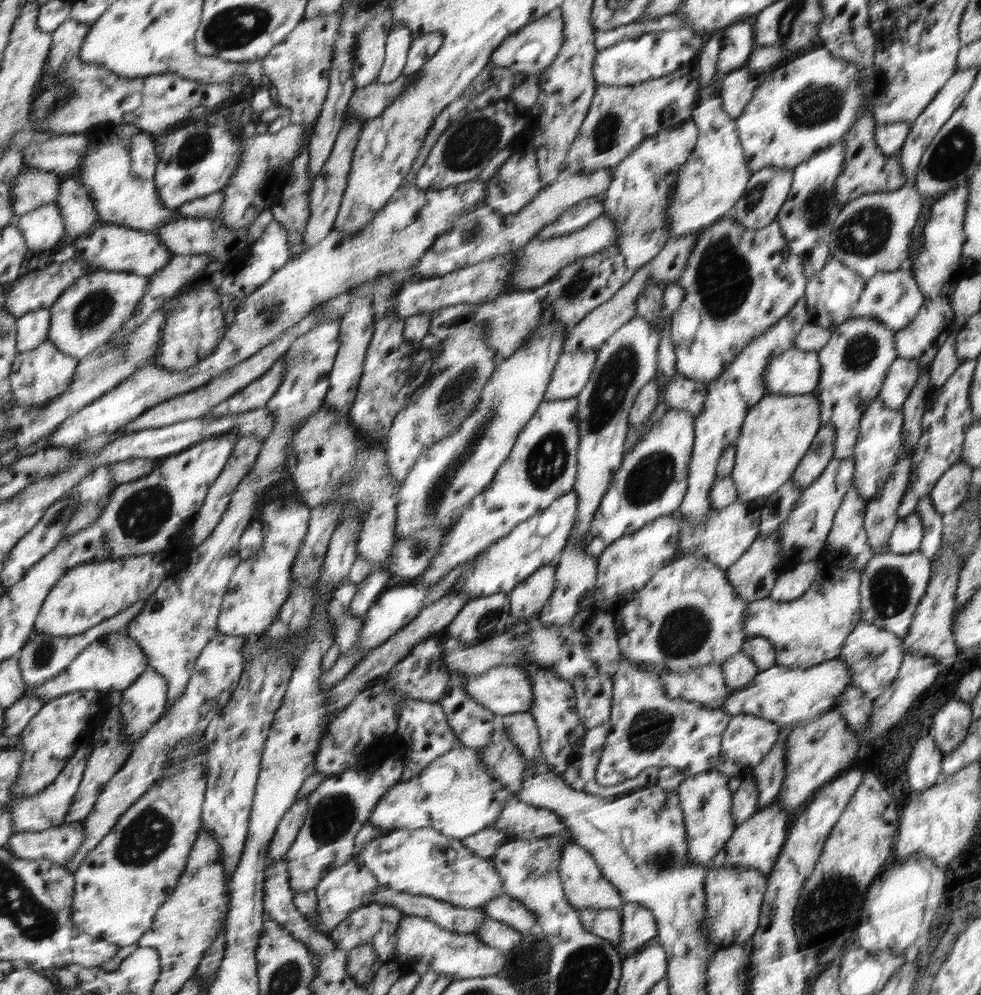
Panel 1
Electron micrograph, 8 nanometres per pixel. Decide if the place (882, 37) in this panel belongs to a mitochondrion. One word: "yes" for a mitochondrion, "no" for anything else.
no

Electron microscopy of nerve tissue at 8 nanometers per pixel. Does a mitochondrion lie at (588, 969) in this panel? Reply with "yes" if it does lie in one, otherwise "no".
yes

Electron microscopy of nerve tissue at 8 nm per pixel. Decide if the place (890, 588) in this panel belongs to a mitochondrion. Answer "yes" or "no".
yes

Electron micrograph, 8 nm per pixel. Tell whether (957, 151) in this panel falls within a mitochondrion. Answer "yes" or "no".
yes

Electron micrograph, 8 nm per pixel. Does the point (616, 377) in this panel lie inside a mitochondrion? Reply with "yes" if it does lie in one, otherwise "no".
yes

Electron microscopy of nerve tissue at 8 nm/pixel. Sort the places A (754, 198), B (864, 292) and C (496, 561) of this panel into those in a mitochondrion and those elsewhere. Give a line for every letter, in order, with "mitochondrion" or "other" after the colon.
A: mitochondrion
B: other
C: other

